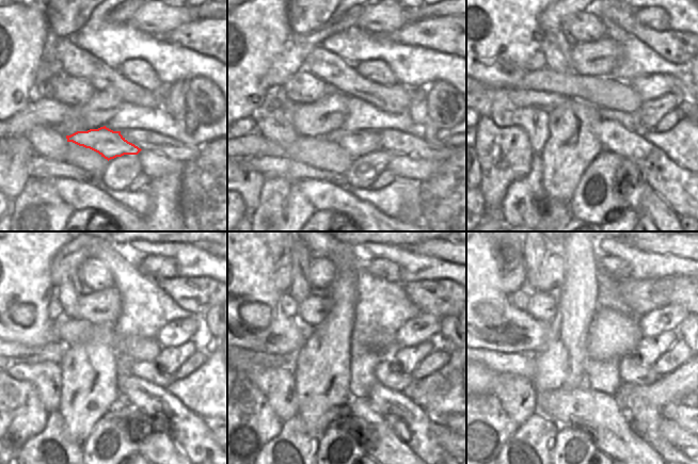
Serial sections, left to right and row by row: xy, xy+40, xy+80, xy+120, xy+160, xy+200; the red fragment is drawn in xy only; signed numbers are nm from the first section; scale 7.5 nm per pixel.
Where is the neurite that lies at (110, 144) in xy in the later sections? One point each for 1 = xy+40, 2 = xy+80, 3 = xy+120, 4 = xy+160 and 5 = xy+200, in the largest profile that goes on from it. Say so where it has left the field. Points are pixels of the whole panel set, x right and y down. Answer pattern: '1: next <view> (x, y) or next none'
1: next xy+40 (357, 143)
2: next xy+80 (614, 137)
3: next xy+120 (149, 371)
4: next xy+160 (389, 373)
5: next xy+200 (632, 371)

